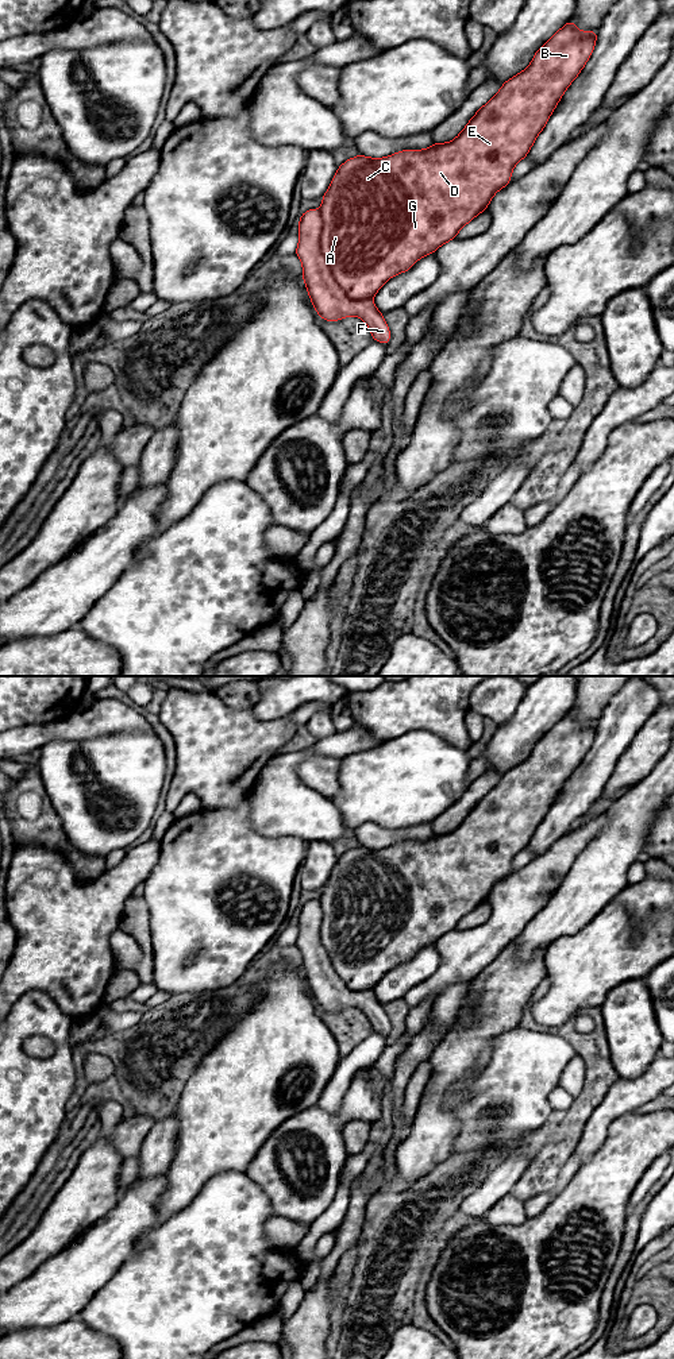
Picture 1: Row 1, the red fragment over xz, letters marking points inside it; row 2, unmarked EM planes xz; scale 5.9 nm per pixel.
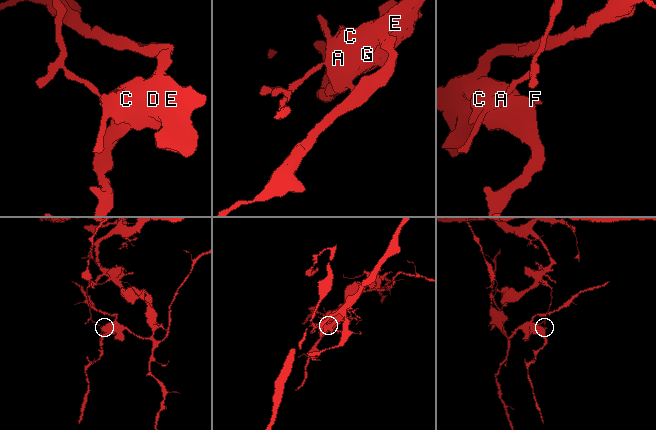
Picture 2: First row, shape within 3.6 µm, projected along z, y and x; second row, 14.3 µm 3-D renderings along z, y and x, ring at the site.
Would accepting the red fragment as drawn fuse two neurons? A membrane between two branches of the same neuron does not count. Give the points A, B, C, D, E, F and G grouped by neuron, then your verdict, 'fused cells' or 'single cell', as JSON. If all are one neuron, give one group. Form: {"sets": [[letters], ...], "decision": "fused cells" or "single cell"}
{"sets": [["A", "B", "C", "D", "E", "G"], ["F"]], "decision": "fused cells"}

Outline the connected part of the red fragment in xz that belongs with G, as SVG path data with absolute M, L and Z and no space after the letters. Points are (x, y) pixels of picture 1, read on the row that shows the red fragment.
M570 20L535 53L531 63L523 72L502 84L500 90L477 111L477 113L469 120L461 134L451 142L434 143L431 147L423 150L401 150L385 158L369 158L359 154L358 157L350 158L339 166L326 194L321 198L321 206L319 209L323 219L320 248L331 269L332 277L351 300L371 300L386 281L389 281L394 275L411 270L411 267L419 259L428 254L434 254L442 244L455 239L457 233L467 223L470 223L475 216L488 209L488 205L493 196L511 182L513 167L528 155L532 144L535 143L535 139L546 127L563 93L589 61L594 50L596 40L597 31L581 31L575 27L574 22Z

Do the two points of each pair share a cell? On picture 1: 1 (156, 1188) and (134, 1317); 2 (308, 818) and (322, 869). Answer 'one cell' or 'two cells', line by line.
1: two cells
2: two cells

